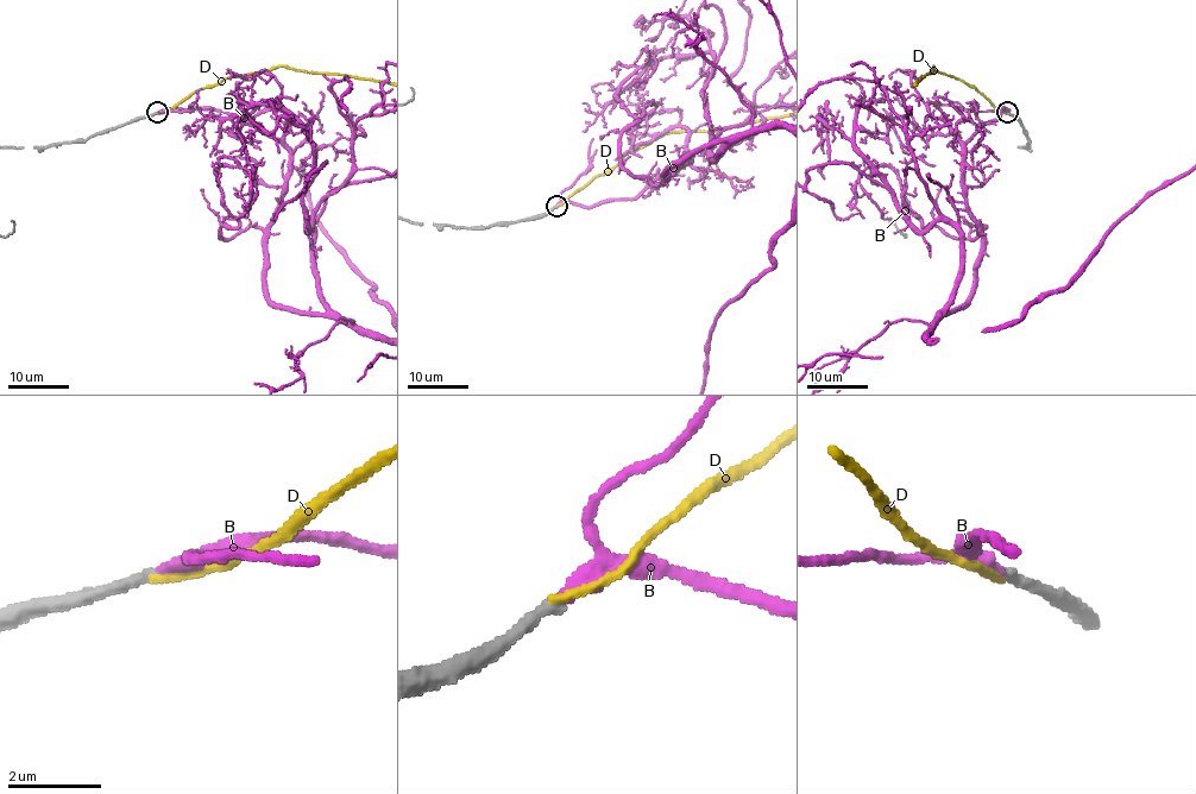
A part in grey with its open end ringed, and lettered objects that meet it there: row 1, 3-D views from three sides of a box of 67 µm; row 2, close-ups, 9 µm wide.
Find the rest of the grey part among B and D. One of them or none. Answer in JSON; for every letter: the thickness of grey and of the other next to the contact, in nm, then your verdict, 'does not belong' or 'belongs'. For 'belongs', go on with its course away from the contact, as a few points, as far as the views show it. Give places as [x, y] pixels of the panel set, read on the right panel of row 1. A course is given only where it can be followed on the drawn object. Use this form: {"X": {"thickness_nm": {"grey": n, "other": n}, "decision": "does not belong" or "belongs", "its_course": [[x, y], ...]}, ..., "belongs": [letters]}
{"B": {"thickness_nm": {"grey": 260, "other": 360}, "decision": "belongs"}, "D": {"thickness_nm": {"grey": 260, "other": 180}, "decision": "does not belong"}, "belongs": ["B"]}

